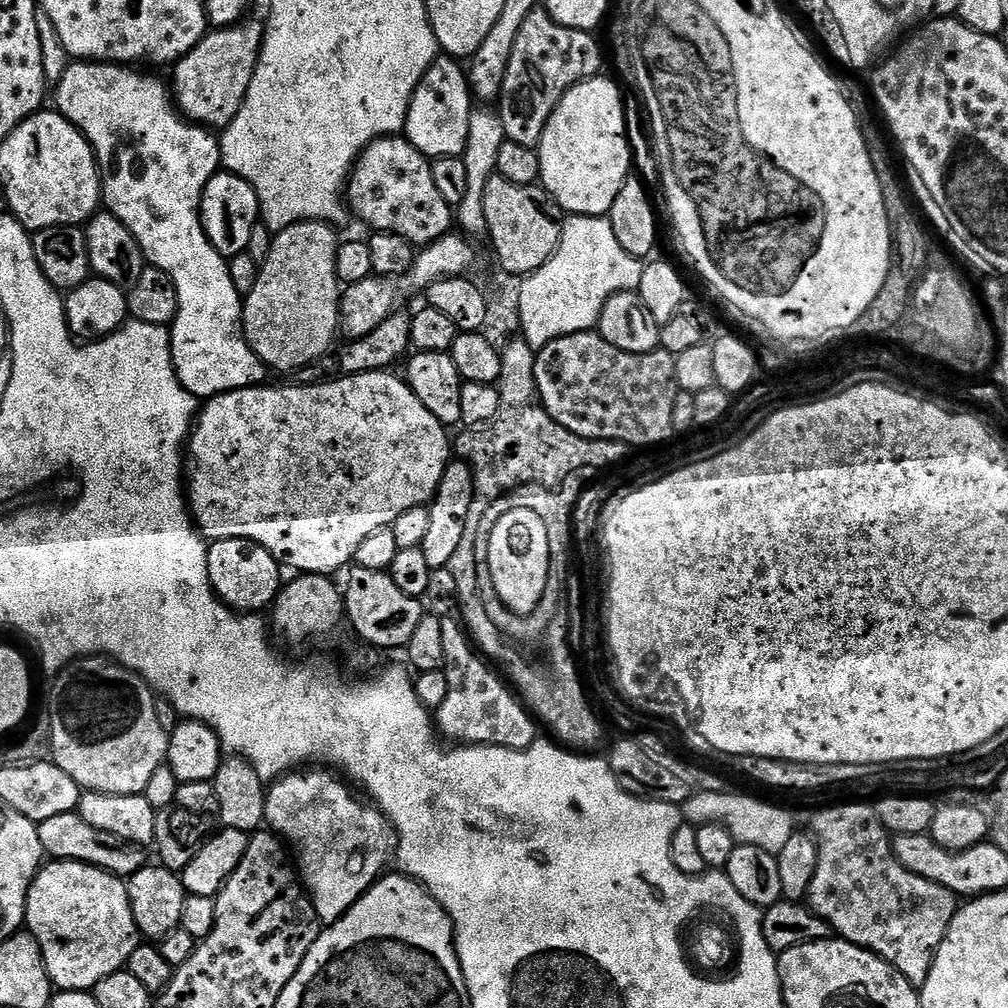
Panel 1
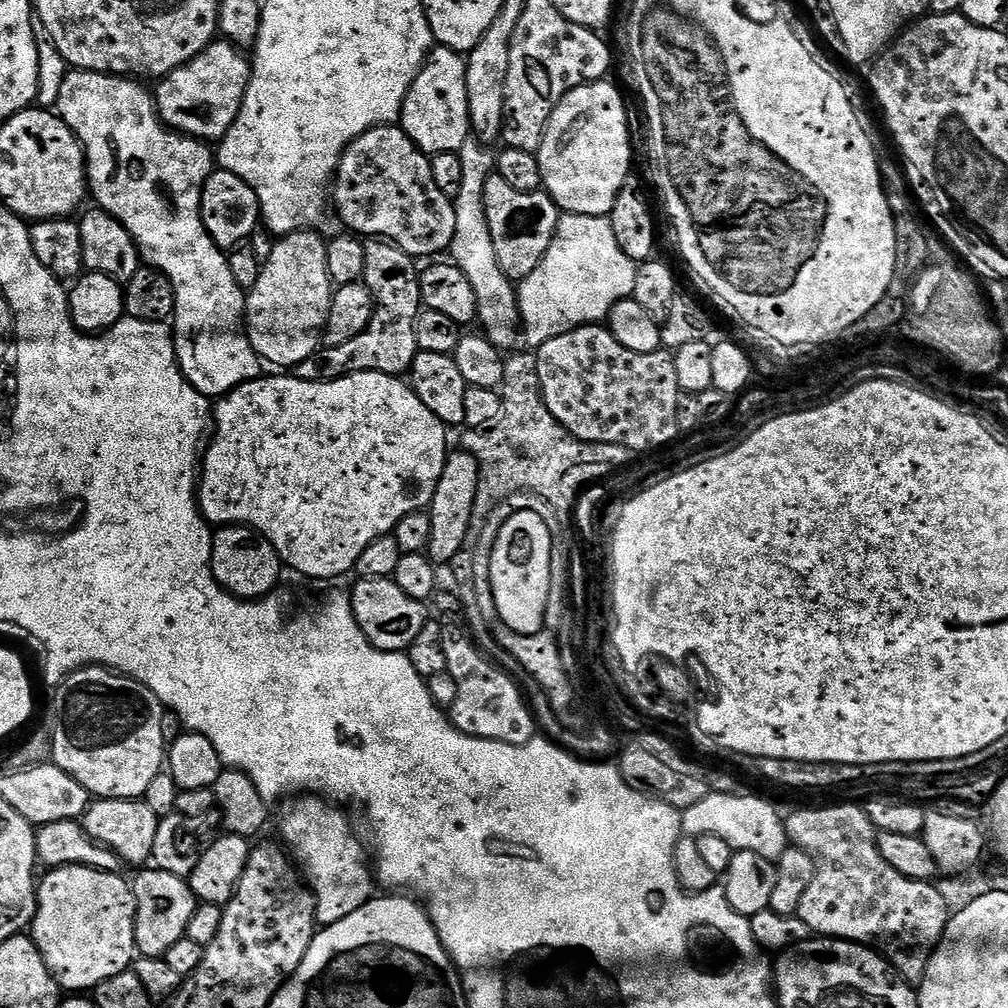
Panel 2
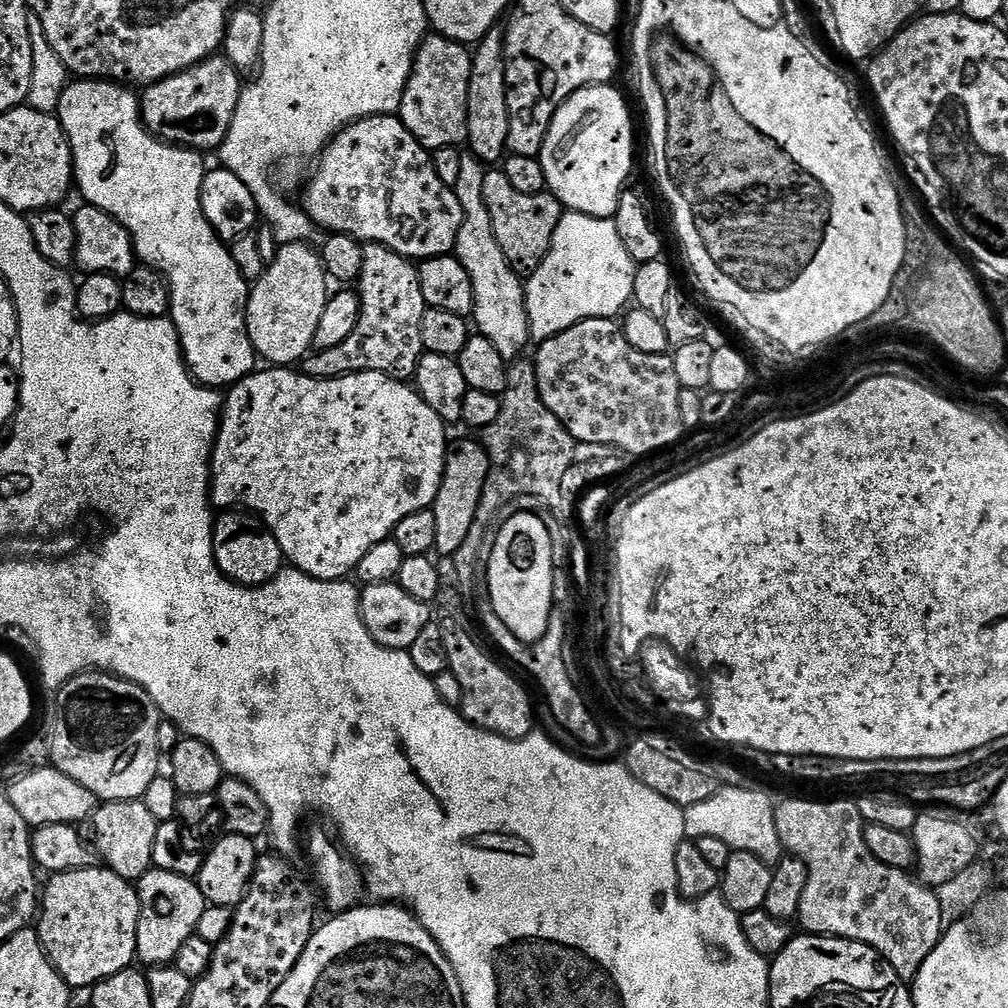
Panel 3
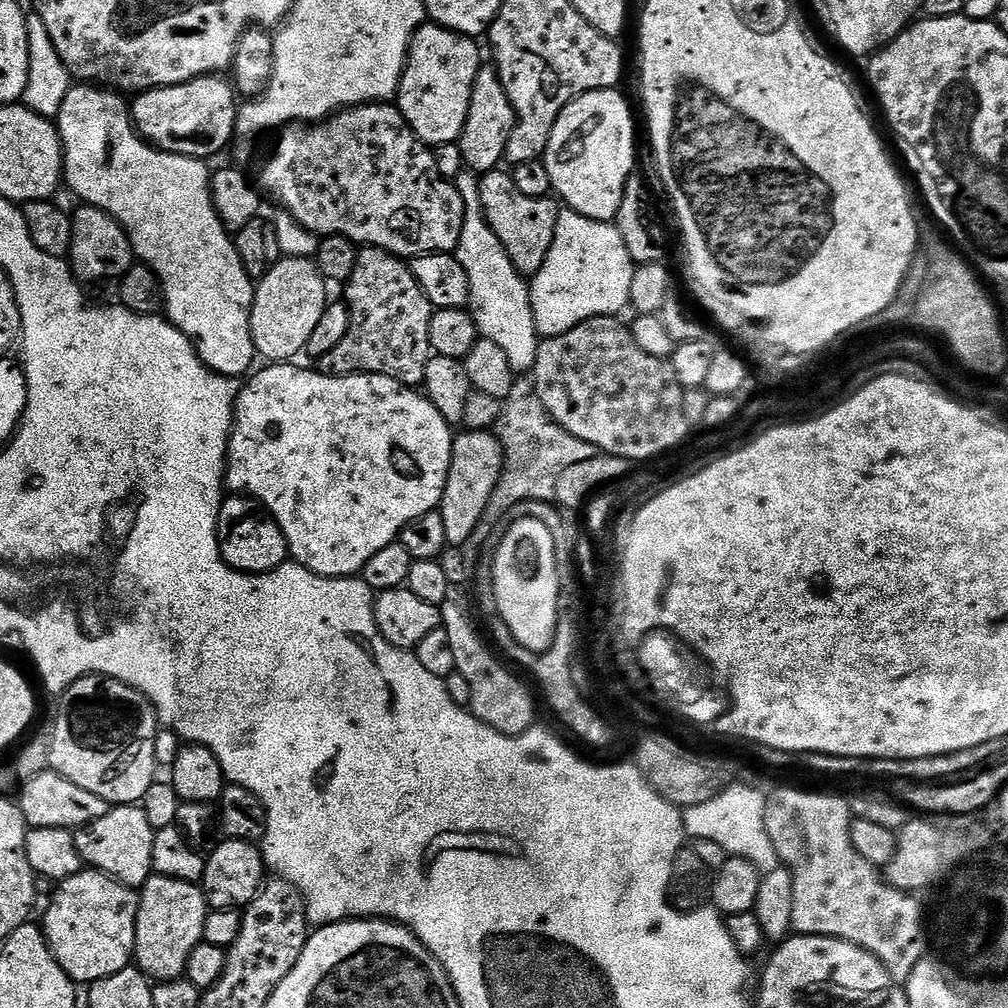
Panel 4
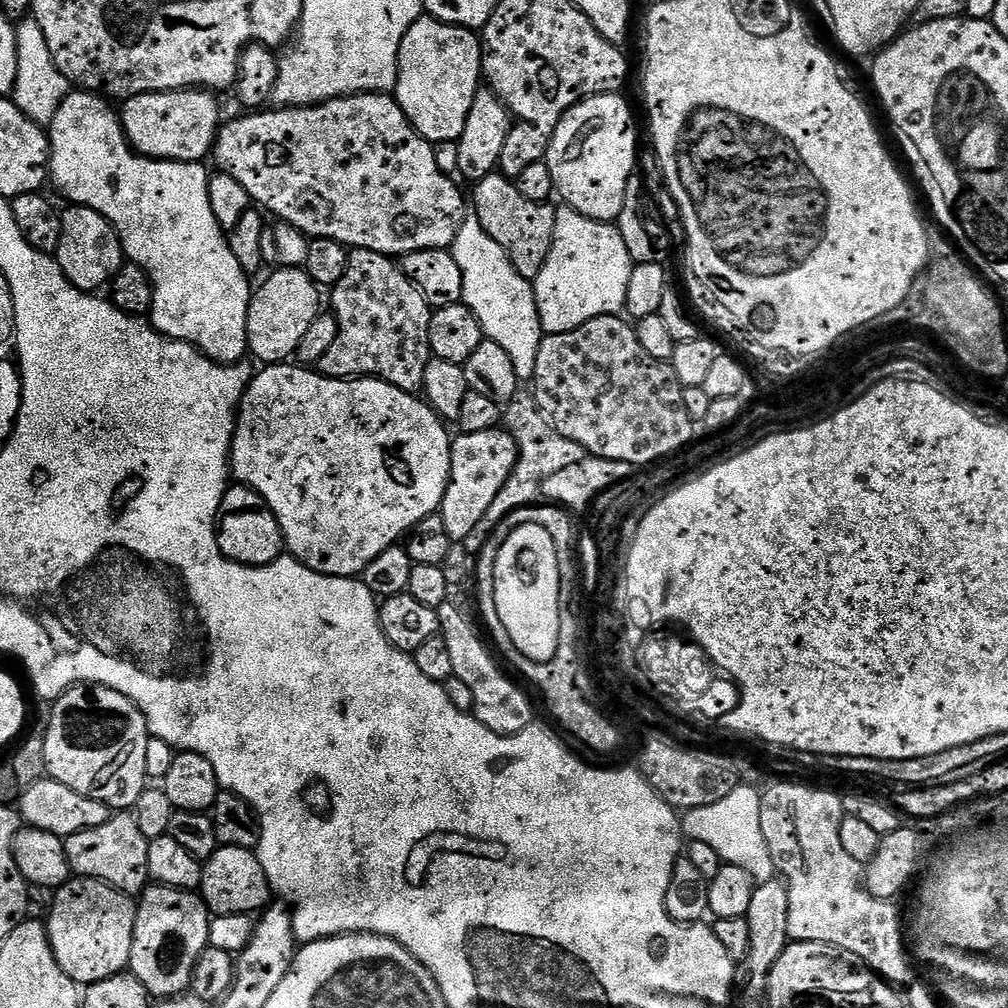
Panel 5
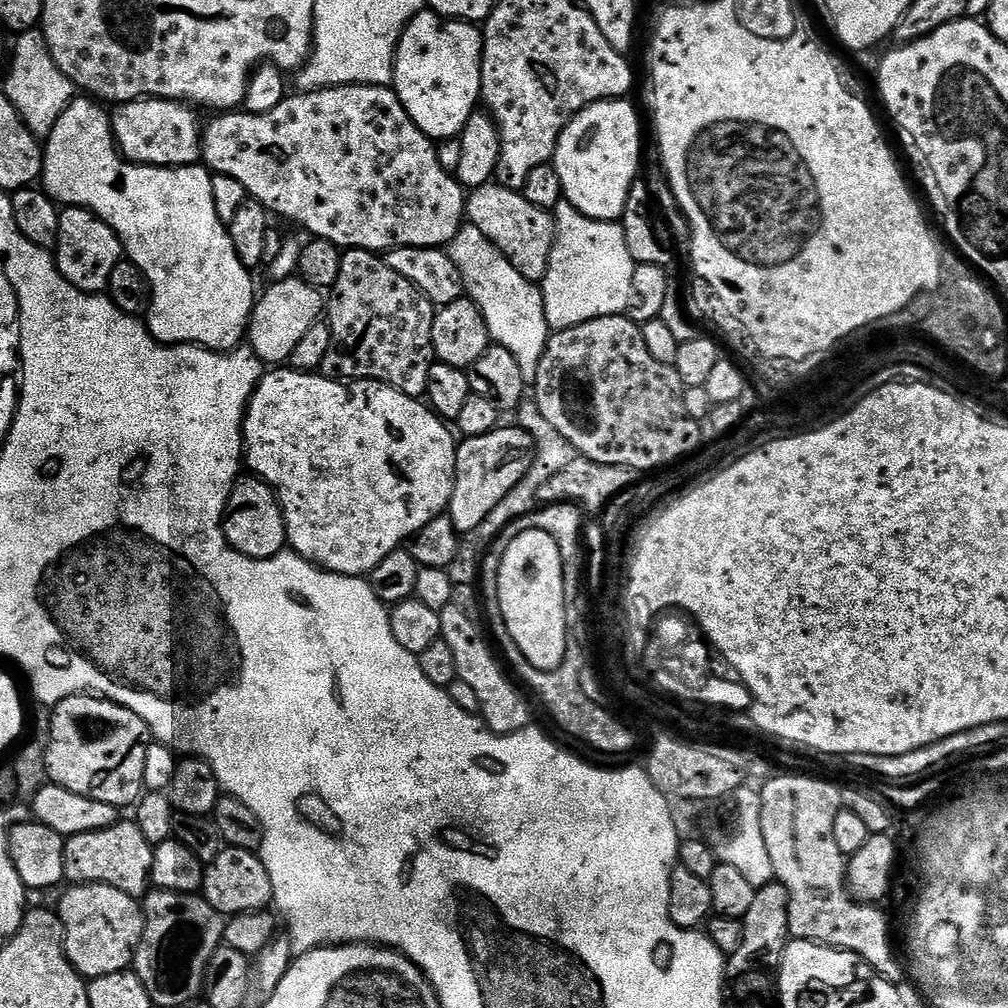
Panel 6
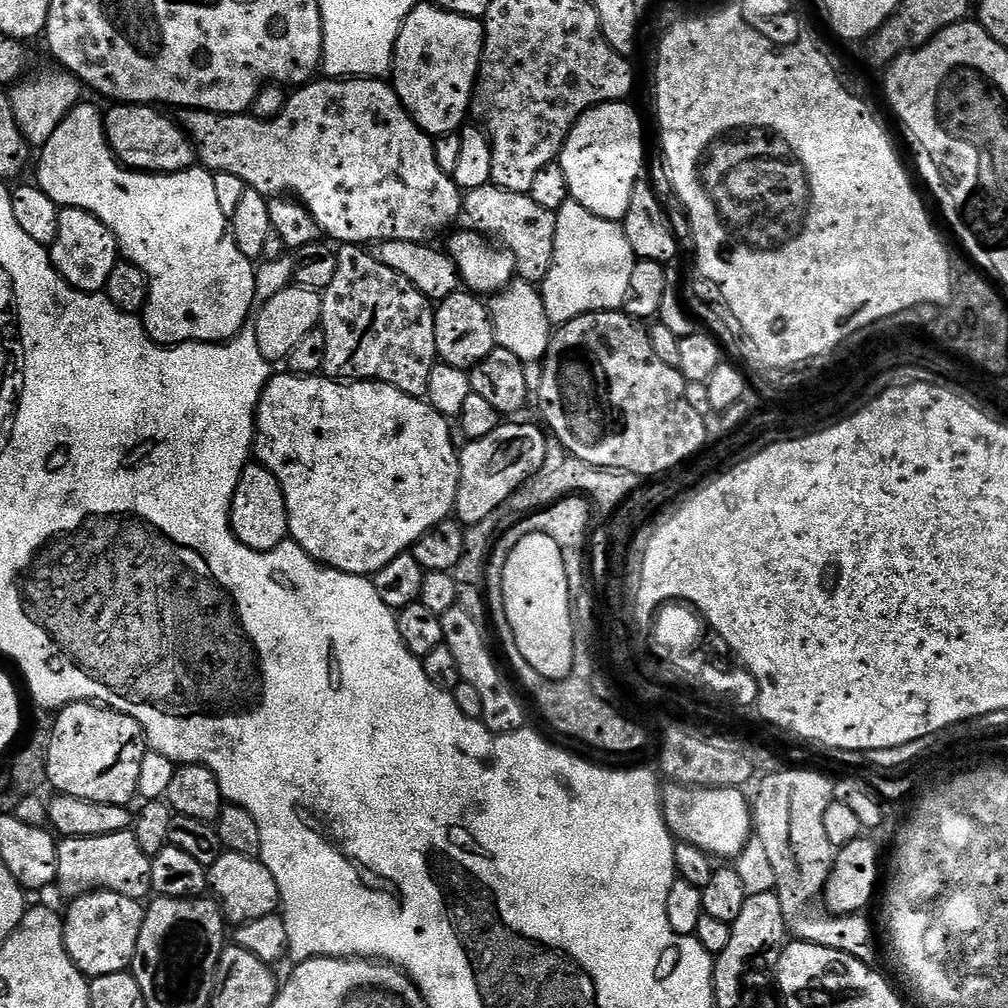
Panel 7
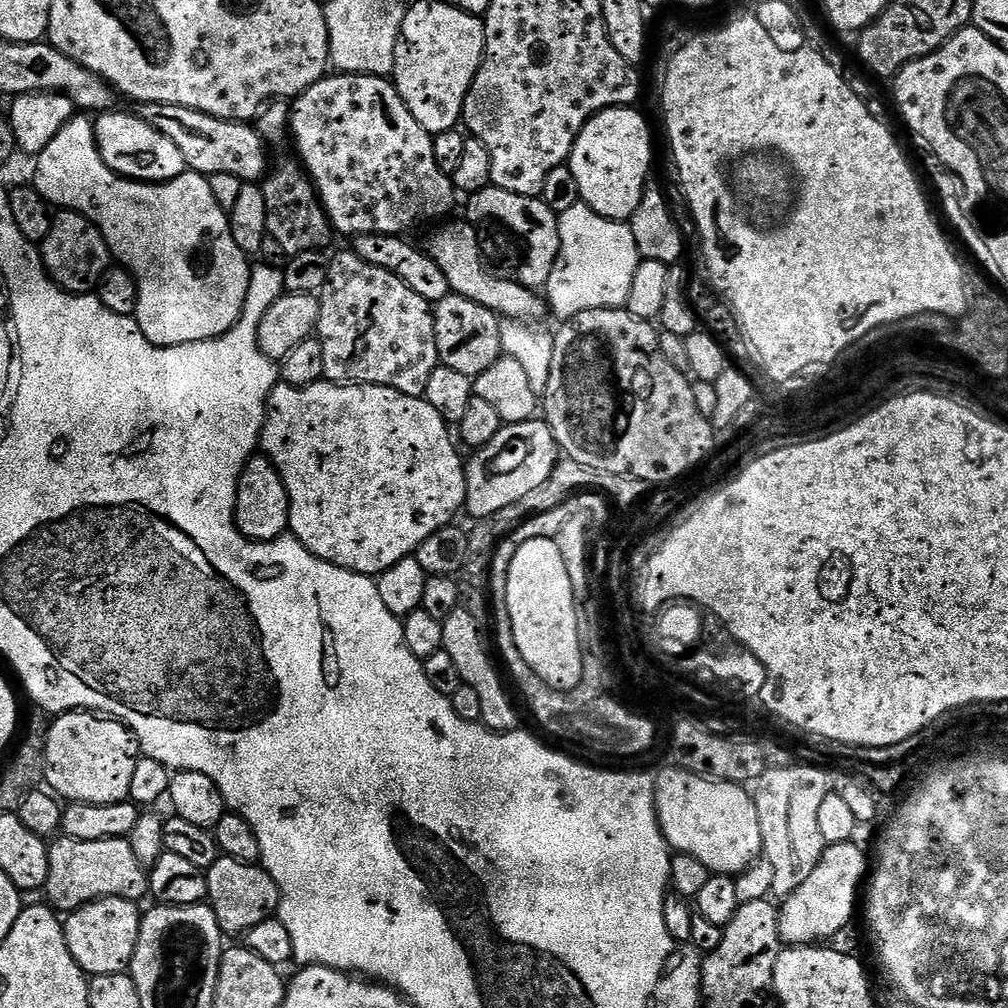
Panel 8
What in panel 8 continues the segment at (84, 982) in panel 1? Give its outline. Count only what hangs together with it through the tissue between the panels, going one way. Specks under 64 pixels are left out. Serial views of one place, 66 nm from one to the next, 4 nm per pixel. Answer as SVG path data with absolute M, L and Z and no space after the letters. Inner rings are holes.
M106 896L103 900L83 904L63 921L64 937L70 954L85 974L89 977L98 974L118 974L131 965L142 931L140 907L135 900Z

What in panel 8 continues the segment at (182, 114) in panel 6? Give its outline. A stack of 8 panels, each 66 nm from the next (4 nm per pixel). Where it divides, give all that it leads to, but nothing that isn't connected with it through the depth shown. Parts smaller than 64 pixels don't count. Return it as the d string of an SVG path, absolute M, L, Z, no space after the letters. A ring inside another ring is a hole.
M109 110L101 112L95 117L96 145L102 154L102 162L110 166L119 176L125 176L127 180L138 180L146 184L164 184L189 171L186 158L166 134L154 130L139 116L128 112L116 112Z

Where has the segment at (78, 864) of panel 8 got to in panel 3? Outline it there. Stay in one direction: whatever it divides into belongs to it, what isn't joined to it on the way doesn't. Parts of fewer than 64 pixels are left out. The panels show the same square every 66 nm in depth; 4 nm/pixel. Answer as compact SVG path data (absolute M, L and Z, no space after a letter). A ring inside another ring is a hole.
M143 799L109 800L101 803L88 817L82 828L82 836L102 861L103 867L118 874L123 880L138 882L152 868L157 827L158 822L150 810L146 810Z

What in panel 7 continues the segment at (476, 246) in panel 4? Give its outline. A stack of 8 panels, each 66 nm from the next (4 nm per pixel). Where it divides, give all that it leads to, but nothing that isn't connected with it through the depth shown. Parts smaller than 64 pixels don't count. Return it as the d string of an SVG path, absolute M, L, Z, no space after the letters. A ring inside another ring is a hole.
M513 279L508 287L495 293L490 300L492 325L499 347L510 350L525 365L526 386L529 393L534 394L540 389L544 355L552 341L554 326L546 314L544 297L538 291L537 285L527 284L525 280Z

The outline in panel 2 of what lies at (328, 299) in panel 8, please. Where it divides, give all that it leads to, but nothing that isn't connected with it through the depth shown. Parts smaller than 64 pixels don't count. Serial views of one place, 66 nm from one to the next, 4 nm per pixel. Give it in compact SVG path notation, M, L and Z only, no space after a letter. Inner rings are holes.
M368 238L364 240L366 270L362 283L370 290L376 309L372 311L370 324L358 338L342 342L342 346L321 347L310 358L297 364L294 374L300 380L337 380L359 372L381 372L387 376L403 377L411 373L412 363L418 351L416 319L422 311L420 303L420 273L417 261L406 250L388 240Z

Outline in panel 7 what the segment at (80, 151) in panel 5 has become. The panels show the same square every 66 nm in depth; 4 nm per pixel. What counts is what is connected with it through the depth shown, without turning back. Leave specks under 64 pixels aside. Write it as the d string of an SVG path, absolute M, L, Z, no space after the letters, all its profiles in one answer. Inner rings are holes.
M81 102L54 130L50 142L39 149L40 165L35 183L60 208L77 208L94 214L114 234L116 247L148 280L148 300L142 319L148 337L157 344L219 344L234 339L249 323L257 303L257 269L253 261L238 250L230 231L230 220L218 206L214 175L203 166L185 168L183 172L153 174L125 168L117 160L104 133L101 109Z

